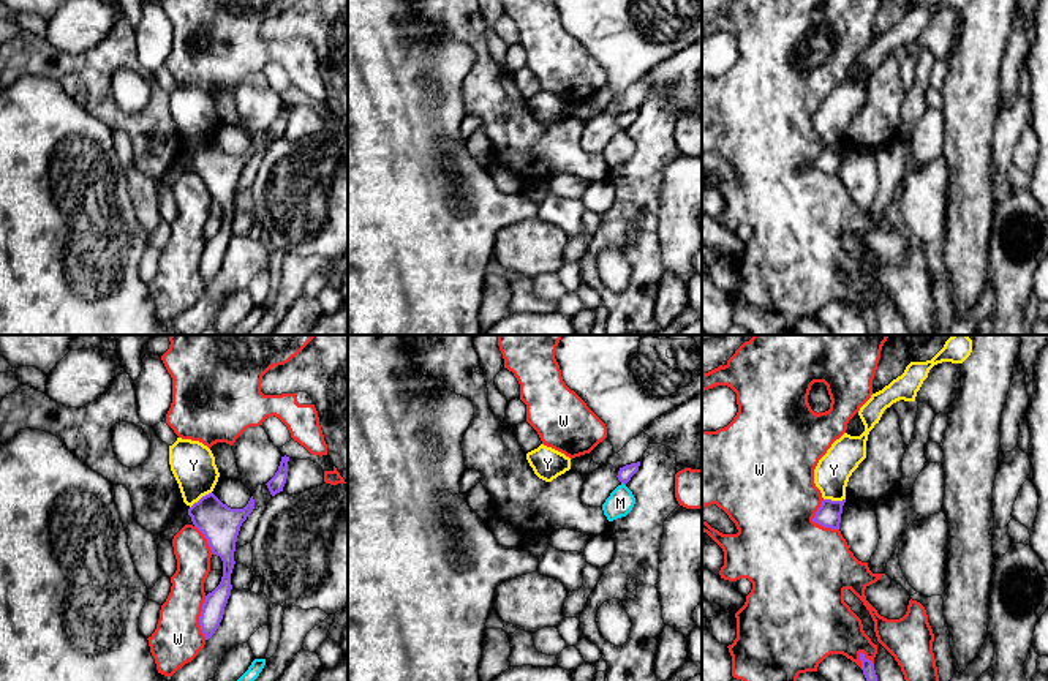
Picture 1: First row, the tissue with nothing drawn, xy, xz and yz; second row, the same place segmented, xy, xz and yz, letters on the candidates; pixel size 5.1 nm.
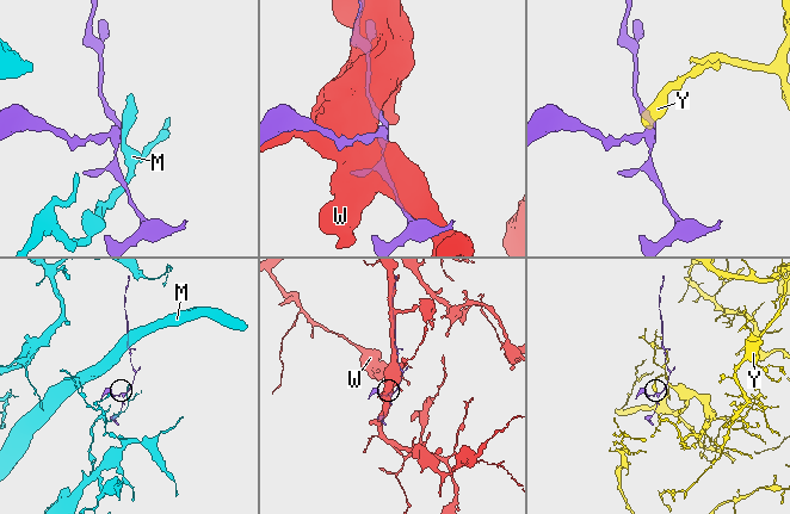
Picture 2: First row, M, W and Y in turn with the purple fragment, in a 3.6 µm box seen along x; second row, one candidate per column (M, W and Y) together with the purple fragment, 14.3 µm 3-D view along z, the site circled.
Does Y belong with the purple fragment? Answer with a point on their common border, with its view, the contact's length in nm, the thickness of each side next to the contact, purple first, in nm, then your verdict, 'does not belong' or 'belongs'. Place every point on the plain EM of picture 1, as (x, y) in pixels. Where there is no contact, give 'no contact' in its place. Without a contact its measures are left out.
xy (201, 144) | 140 nm | 200/220 nm | does not belong

